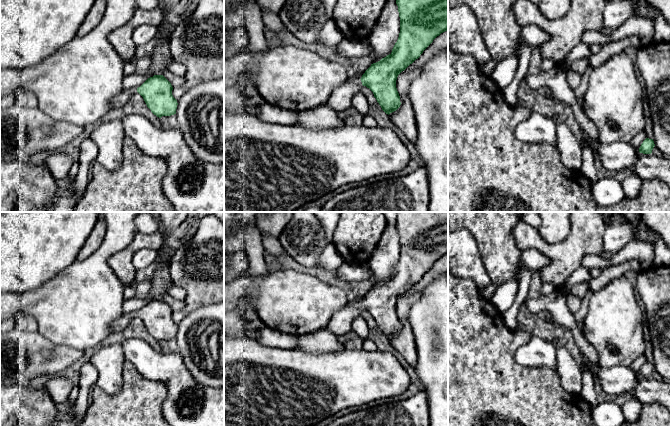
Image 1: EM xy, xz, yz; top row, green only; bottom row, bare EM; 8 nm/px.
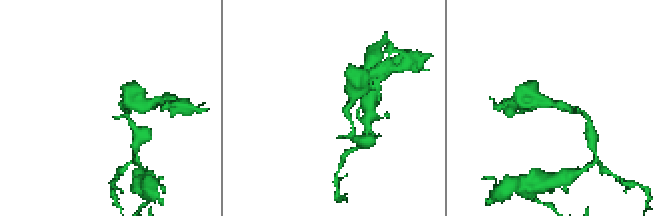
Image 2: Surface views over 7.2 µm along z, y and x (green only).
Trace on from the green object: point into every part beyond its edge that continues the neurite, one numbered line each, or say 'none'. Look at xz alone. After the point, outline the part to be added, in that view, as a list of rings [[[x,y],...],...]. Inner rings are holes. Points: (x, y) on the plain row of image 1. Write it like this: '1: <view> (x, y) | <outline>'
1: xz (340, 324) | [[[348,302],[343,308],[336,311],[323,330],[336,336],[346,335],[352,330],[353,319],[361,314],[362,306],[358,302]]]

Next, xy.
1: xy (122, 322) | [[[123,313],[123,315],[118,317],[117,320],[113,323],[113,332],[118,333],[124,331],[136,316],[137,313]]]

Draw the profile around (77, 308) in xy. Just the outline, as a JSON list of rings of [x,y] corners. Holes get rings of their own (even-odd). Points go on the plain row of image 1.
[[[100,212],[106,223],[106,233],[99,249],[84,261],[74,261],[41,287],[24,294],[0,294],[0,323],[11,319],[21,311],[33,316],[43,337],[55,345],[64,345],[81,351],[97,347],[113,332],[113,323],[123,315],[122,303],[125,285],[108,267],[108,258],[129,246],[134,236],[139,232],[135,218],[140,212]]]

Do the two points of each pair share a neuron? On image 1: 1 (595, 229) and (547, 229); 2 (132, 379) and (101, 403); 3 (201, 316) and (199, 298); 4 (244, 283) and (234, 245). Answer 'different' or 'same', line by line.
1: different
2: same
3: different
4: different

